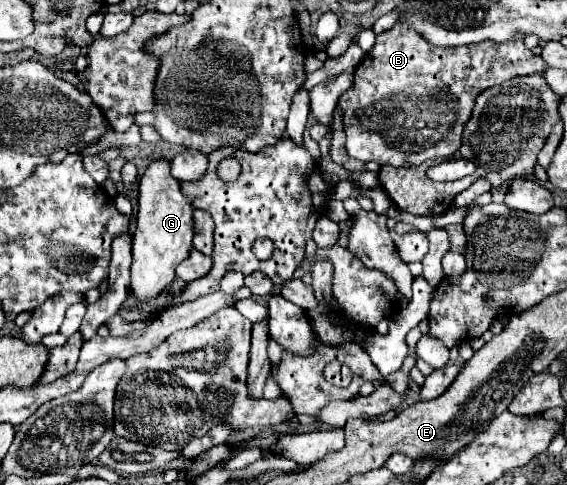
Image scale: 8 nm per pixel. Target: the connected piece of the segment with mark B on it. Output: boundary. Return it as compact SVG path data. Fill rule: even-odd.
M393 27L377 35L373 49L355 69L357 79L353 87L347 89L337 101L337 109L343 111L343 131L347 139L345 149L349 157L361 159L363 163L379 161L379 165L393 165L393 167L419 165L423 161L437 157L447 159L459 151L461 147L459 127L461 123L463 125L467 123L475 97L481 91L519 75L545 73L545 69L547 63L543 61L543 57L533 55L523 45L523 39L517 39L515 43L481 41L463 47L431 47L417 35L417 31L409 27Z

